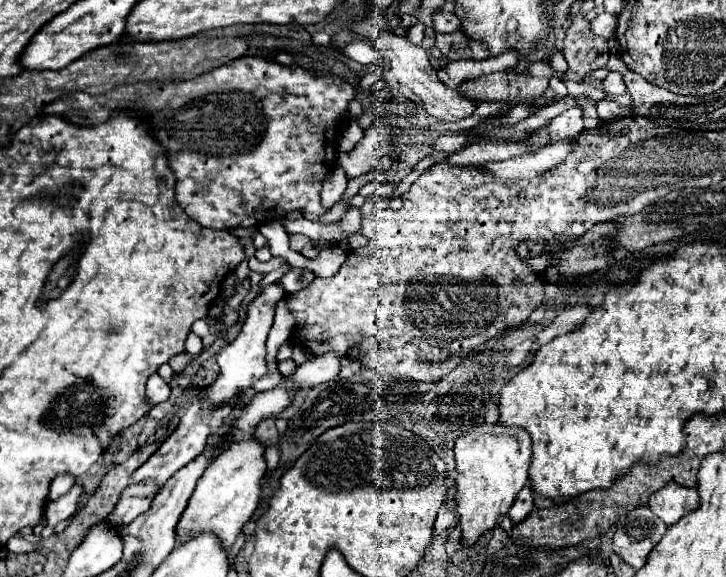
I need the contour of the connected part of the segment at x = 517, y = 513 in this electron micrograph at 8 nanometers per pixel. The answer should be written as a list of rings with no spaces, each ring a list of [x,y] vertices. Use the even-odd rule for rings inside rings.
[[[523,487],[523,491],[519,491],[515,503],[511,505],[511,511],[509,511],[509,517],[513,523],[519,523],[525,515],[529,515],[529,511],[533,509],[533,491],[531,487]]]

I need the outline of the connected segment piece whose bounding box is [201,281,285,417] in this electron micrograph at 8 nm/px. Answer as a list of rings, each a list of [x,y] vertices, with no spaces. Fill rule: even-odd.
[[[277,283],[269,285],[261,295],[255,297],[255,301],[249,305],[247,311],[247,319],[237,335],[235,341],[231,341],[219,355],[217,355],[217,363],[221,367],[219,375],[215,377],[215,381],[207,387],[203,387],[201,391],[201,417],[209,415],[213,409],[219,409],[223,405],[229,405],[231,401],[235,401],[239,395],[243,395],[249,387],[253,387],[253,383],[257,383],[263,375],[267,375],[267,361],[265,361],[265,353],[257,353],[257,351],[265,351],[265,339],[267,333],[273,325],[273,315],[275,315],[275,303],[285,295],[283,287]]]

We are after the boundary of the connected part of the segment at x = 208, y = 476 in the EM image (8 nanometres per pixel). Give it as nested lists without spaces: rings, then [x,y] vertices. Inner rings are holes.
[[[253,437],[241,439],[235,445],[231,445],[227,451],[223,451],[219,457],[211,461],[203,477],[199,479],[187,509],[183,511],[179,519],[177,533],[177,545],[183,545],[191,541],[191,537],[197,537],[201,533],[213,533],[225,551],[231,549],[237,535],[241,533],[243,523],[251,517],[251,513],[257,509],[259,499],[259,479],[263,477],[267,465],[263,459],[265,445],[255,441]]]

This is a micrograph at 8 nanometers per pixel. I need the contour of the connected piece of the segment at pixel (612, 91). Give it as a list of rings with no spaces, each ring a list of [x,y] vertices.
[[[609,73],[609,75],[603,79],[603,91],[605,91],[609,97],[623,95],[623,93],[625,93],[623,77],[621,77],[619,73]]]

